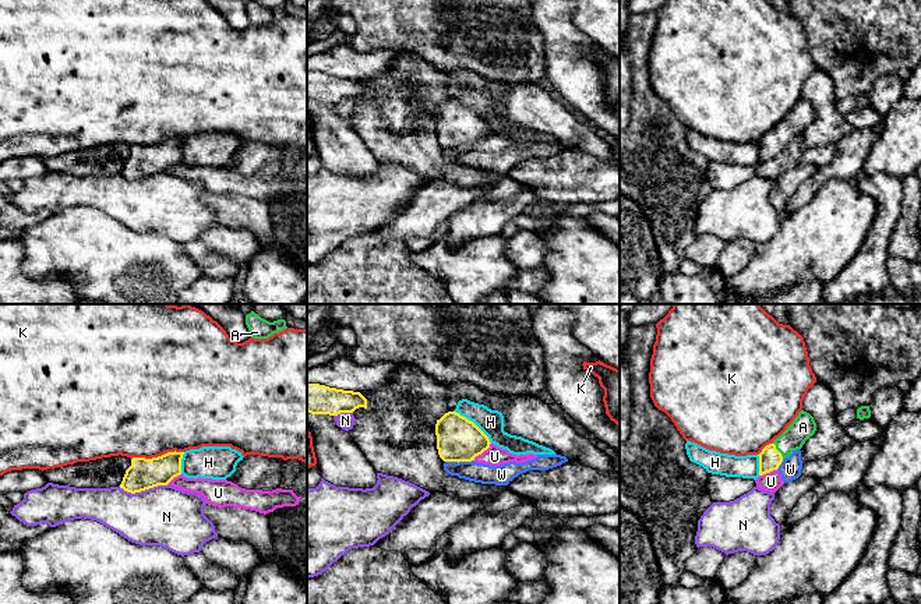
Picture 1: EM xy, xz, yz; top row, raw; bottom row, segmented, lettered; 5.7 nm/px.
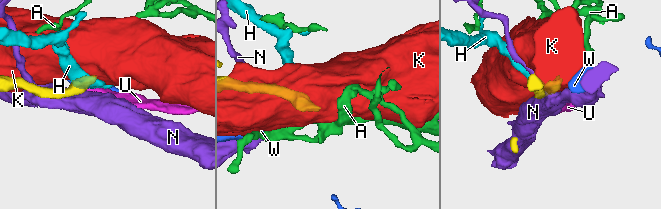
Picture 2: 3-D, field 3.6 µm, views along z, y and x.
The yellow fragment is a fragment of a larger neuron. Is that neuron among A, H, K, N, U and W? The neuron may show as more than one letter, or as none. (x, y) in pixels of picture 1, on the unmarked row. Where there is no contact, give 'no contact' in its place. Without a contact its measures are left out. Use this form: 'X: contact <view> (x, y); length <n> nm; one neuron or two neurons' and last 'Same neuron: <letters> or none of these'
A: contact yz (777, 138); length 110 nm; one neuron
H: contact xz (473, 110); length 300 nm; two neurons
K: contact xy (158, 144); length 300 nm; two neurons
N: contact xy (143, 177); length 280 nm; two neurons
U: contact xz (482, 140); length 150 nm; two neurons
W: contact xz (458, 149); length 160 nm; two neurons
Same neuron: A

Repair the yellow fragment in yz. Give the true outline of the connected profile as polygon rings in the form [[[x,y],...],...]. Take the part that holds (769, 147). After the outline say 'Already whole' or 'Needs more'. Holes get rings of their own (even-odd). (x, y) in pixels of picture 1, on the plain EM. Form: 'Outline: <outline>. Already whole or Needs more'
Outline: [[[801,98],[787,117],[766,133],[759,144],[759,163],[777,158],[781,149],[794,138],[801,137],[805,128],[816,119],[814,105]]]. Needs more

